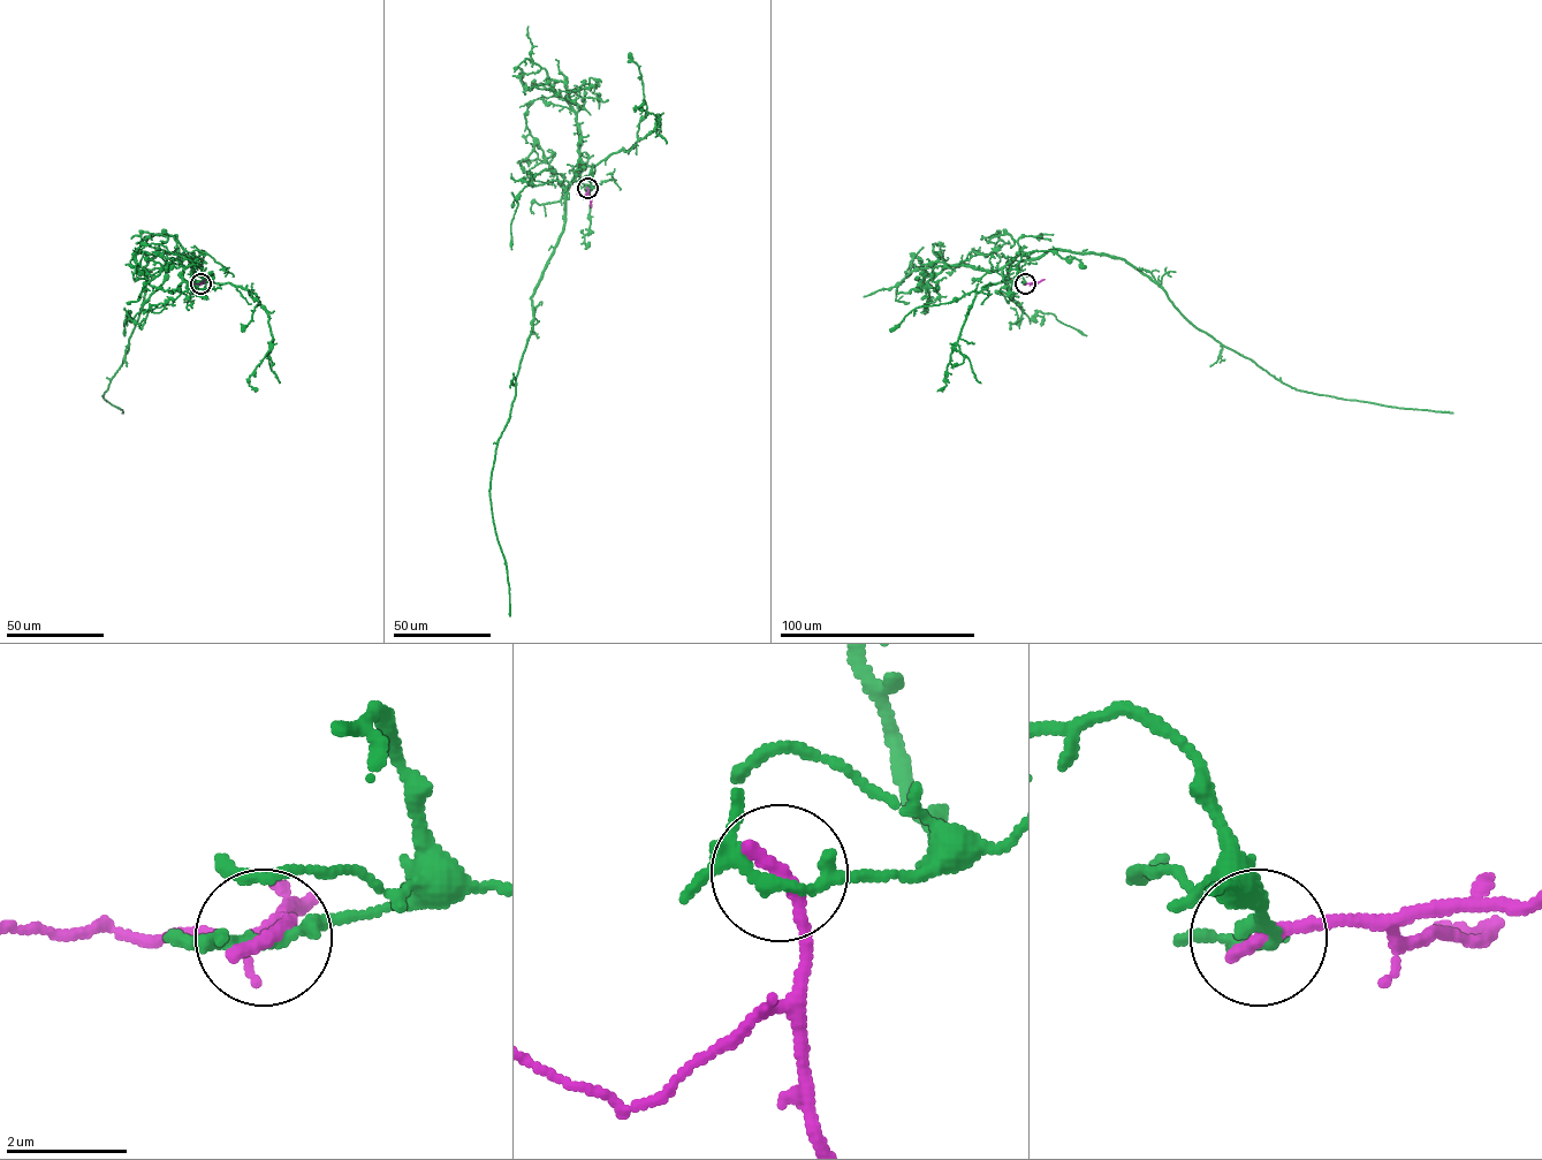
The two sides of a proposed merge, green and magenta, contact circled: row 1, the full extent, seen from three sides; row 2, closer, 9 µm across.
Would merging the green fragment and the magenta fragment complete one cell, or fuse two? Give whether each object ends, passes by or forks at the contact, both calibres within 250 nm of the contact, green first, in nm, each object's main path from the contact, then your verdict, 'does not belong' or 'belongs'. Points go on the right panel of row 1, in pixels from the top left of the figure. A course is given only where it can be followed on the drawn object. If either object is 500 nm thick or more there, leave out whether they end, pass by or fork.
green forks; magenta ends; calibres 170 and 280 nm; course green (1025, 283), (1003, 281), (1002, 270), (1020, 255), (1115, 256), (1157, 285), (1199, 328), (1297, 389), (1452, 412); course magenta (1025, 283), (1045, 279); does not belong

